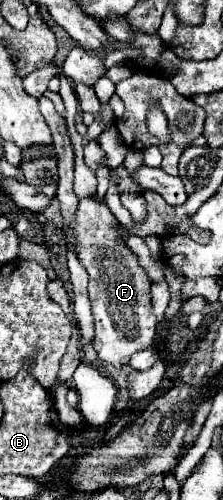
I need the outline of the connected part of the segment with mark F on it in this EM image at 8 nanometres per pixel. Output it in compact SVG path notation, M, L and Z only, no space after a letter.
M82 198L74 230L78 236L76 254L90 276L88 296L92 302L96 330L94 350L100 360L120 368L122 364L128 364L134 352L144 350L154 342L158 322L152 314L150 302L152 282L148 272L140 266L138 256L124 244L124 240L120 240L118 220L106 204L96 202L94 198Z

